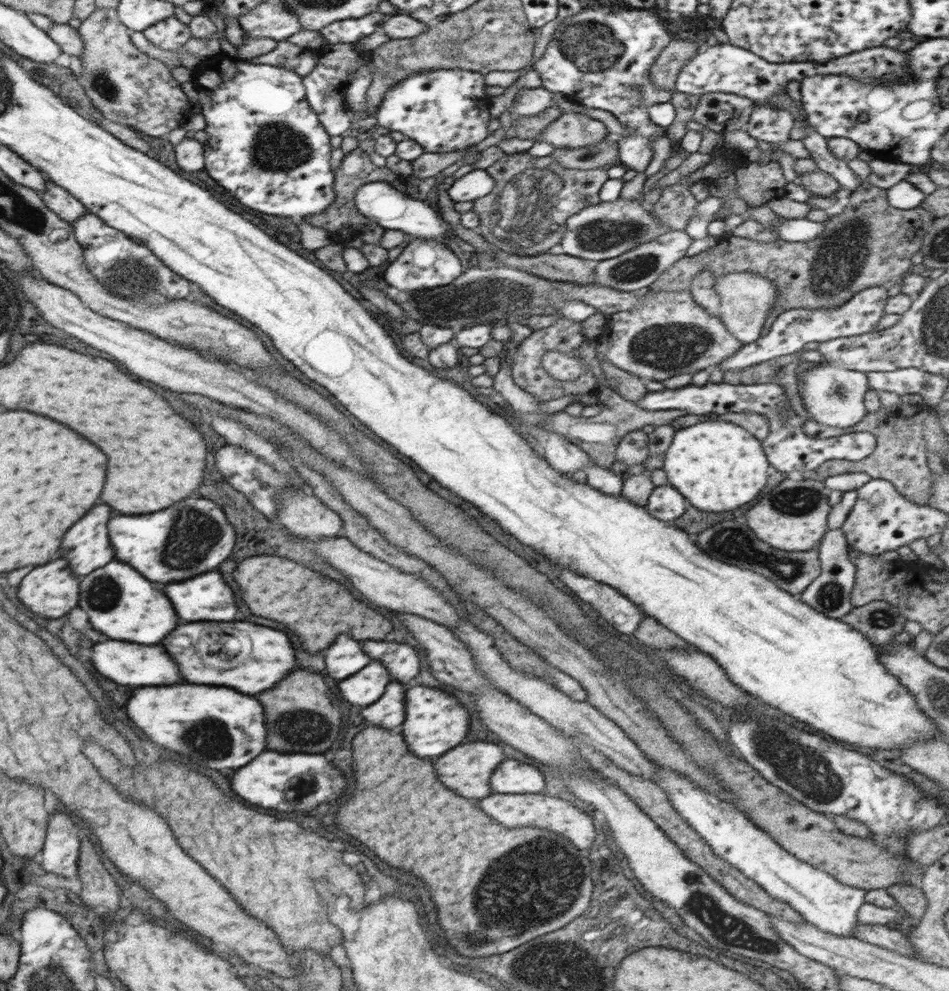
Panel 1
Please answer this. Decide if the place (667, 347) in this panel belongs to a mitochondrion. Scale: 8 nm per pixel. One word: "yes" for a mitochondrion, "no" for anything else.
yes

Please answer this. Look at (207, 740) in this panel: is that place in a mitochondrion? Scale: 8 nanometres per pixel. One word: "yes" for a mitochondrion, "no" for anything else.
yes

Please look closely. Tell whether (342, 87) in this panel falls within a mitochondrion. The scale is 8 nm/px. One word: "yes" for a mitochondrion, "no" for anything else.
no

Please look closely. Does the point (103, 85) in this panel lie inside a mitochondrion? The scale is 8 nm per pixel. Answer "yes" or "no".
yes

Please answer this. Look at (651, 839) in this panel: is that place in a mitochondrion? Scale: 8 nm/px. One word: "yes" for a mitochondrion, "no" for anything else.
no

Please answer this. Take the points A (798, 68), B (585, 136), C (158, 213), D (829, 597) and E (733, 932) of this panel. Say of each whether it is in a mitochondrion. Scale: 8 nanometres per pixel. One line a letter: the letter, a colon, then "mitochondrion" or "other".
A: other
B: mitochondrion
C: other
D: mitochondrion
E: mitochondrion

